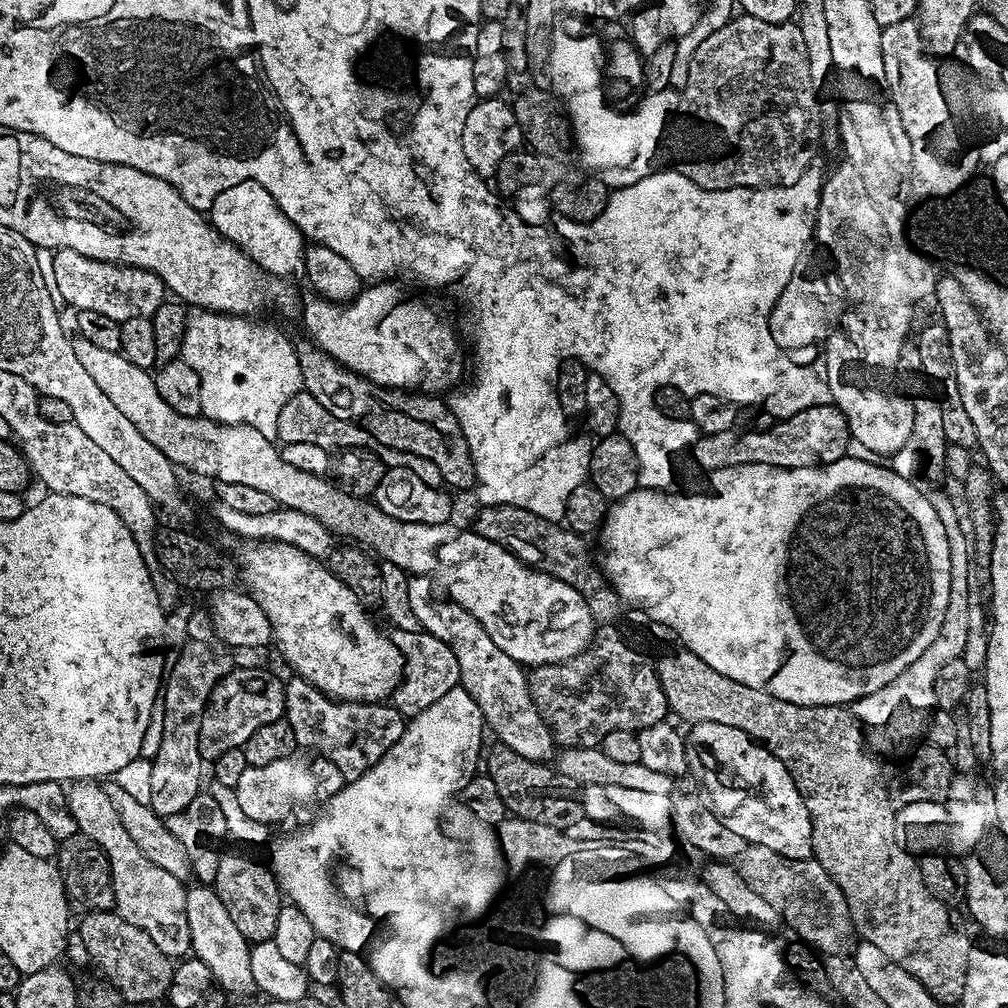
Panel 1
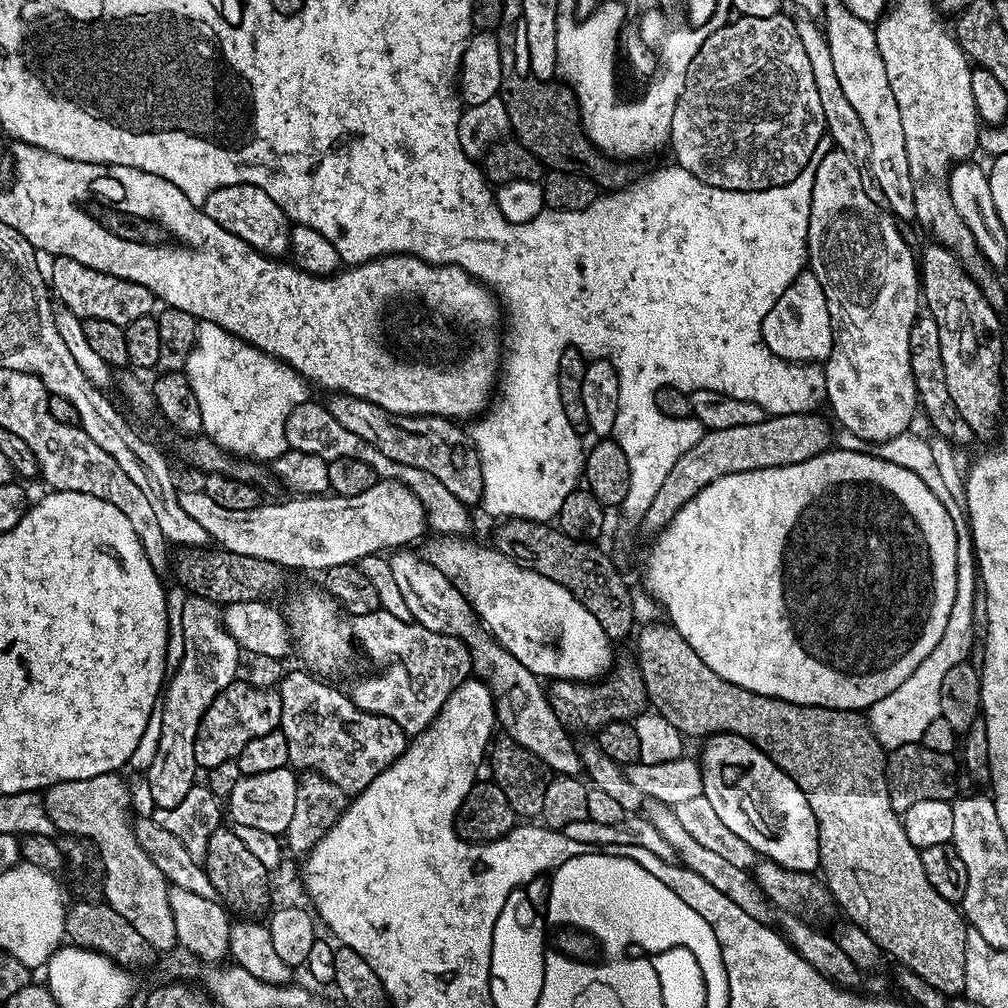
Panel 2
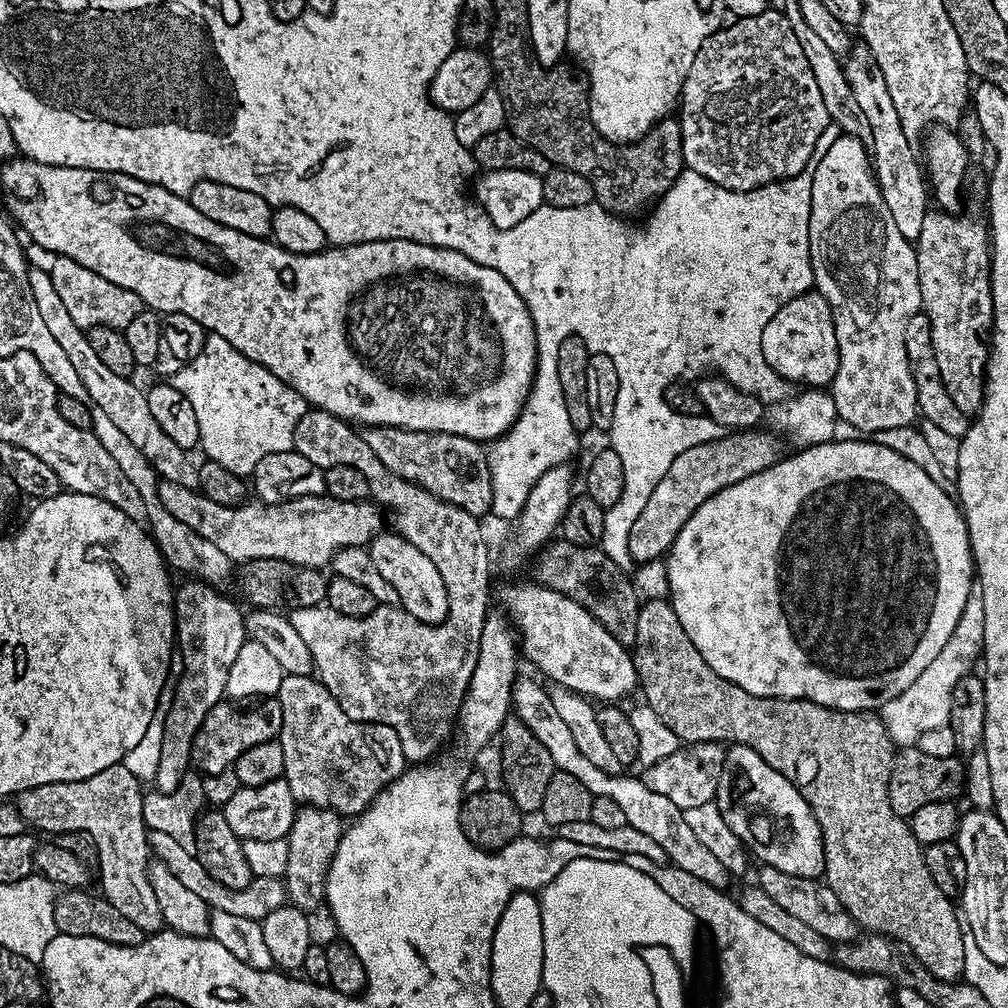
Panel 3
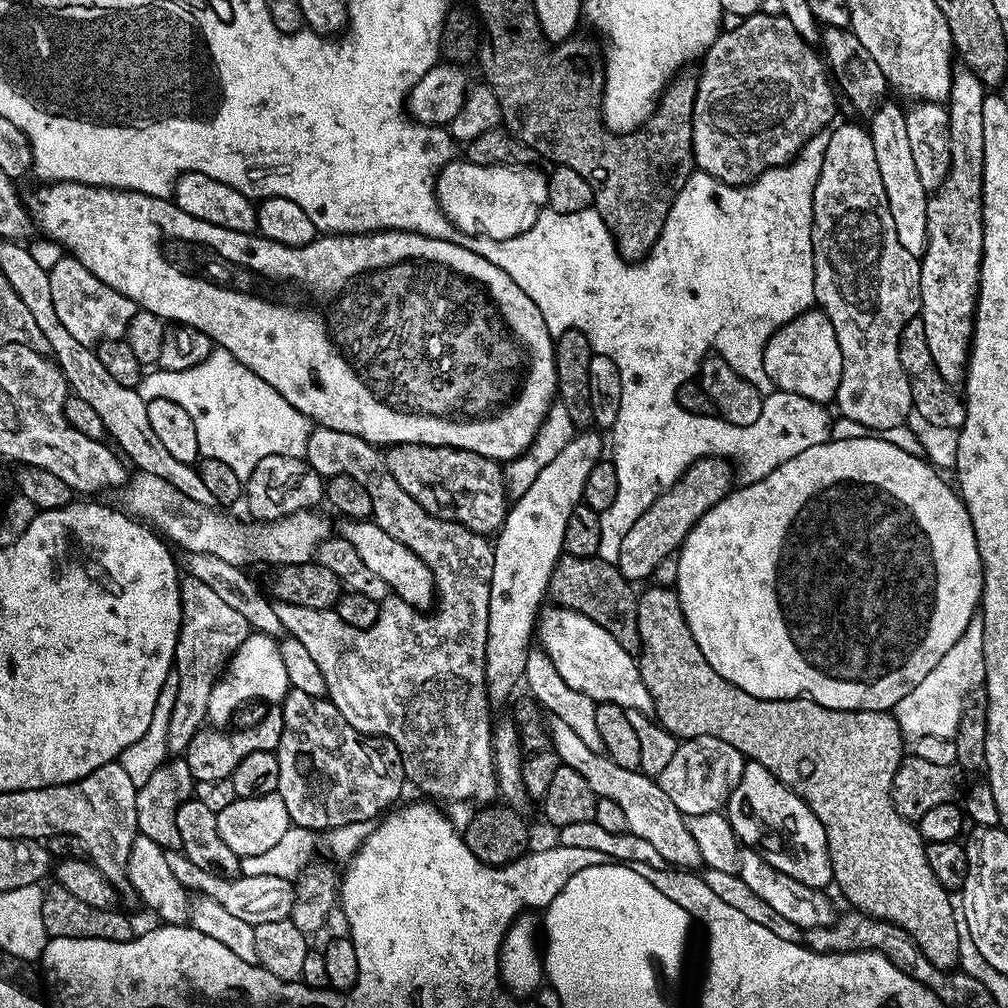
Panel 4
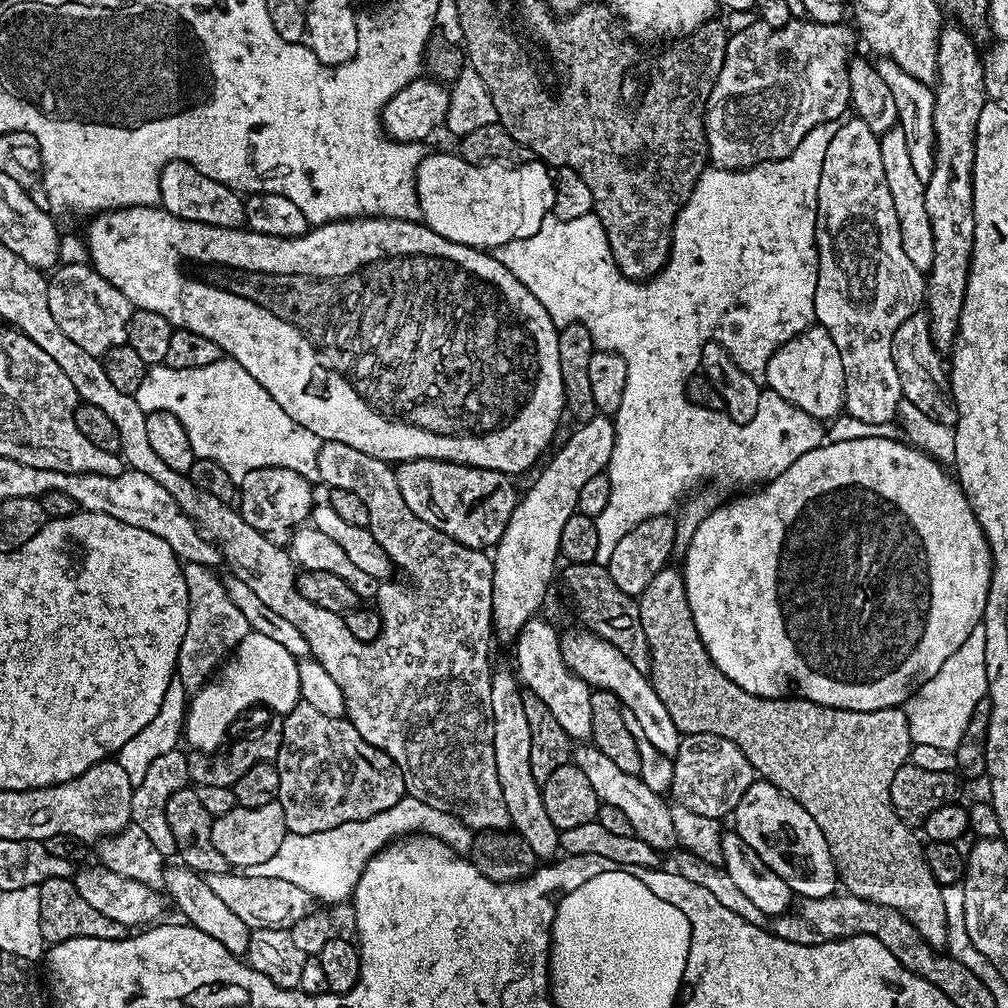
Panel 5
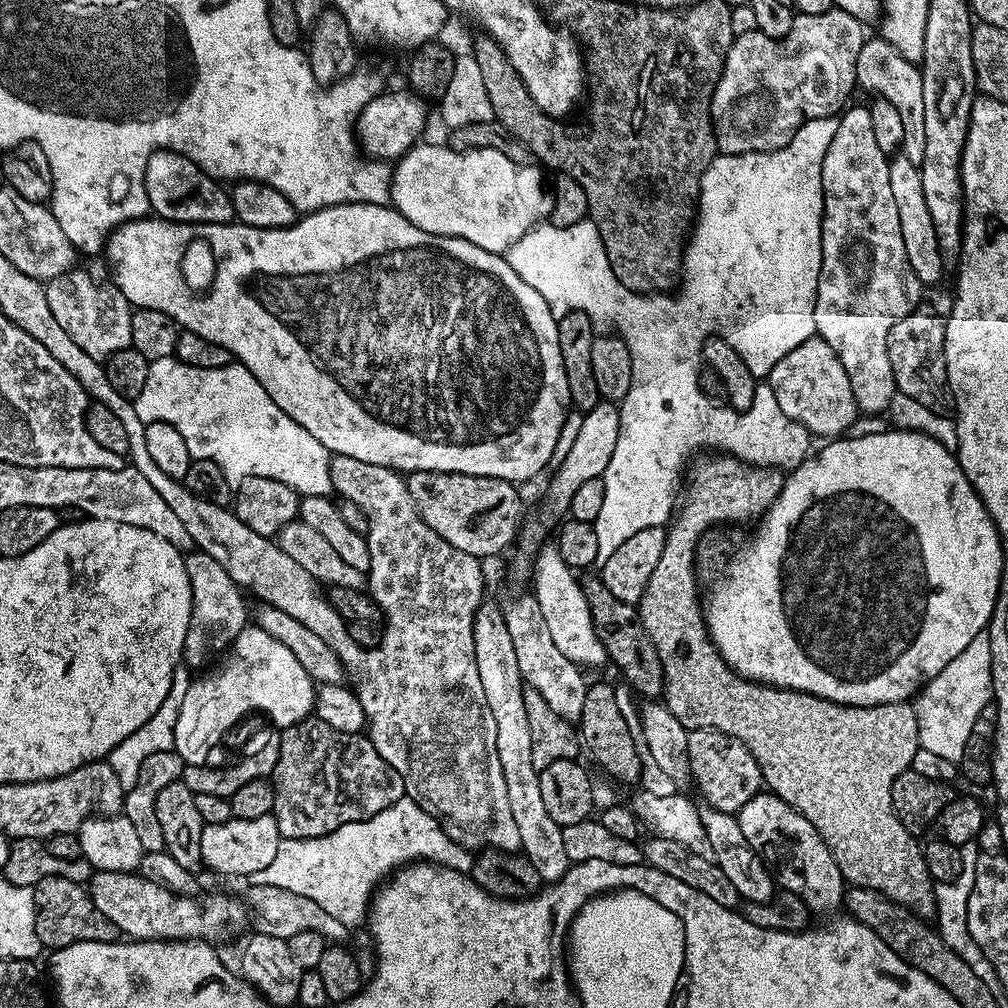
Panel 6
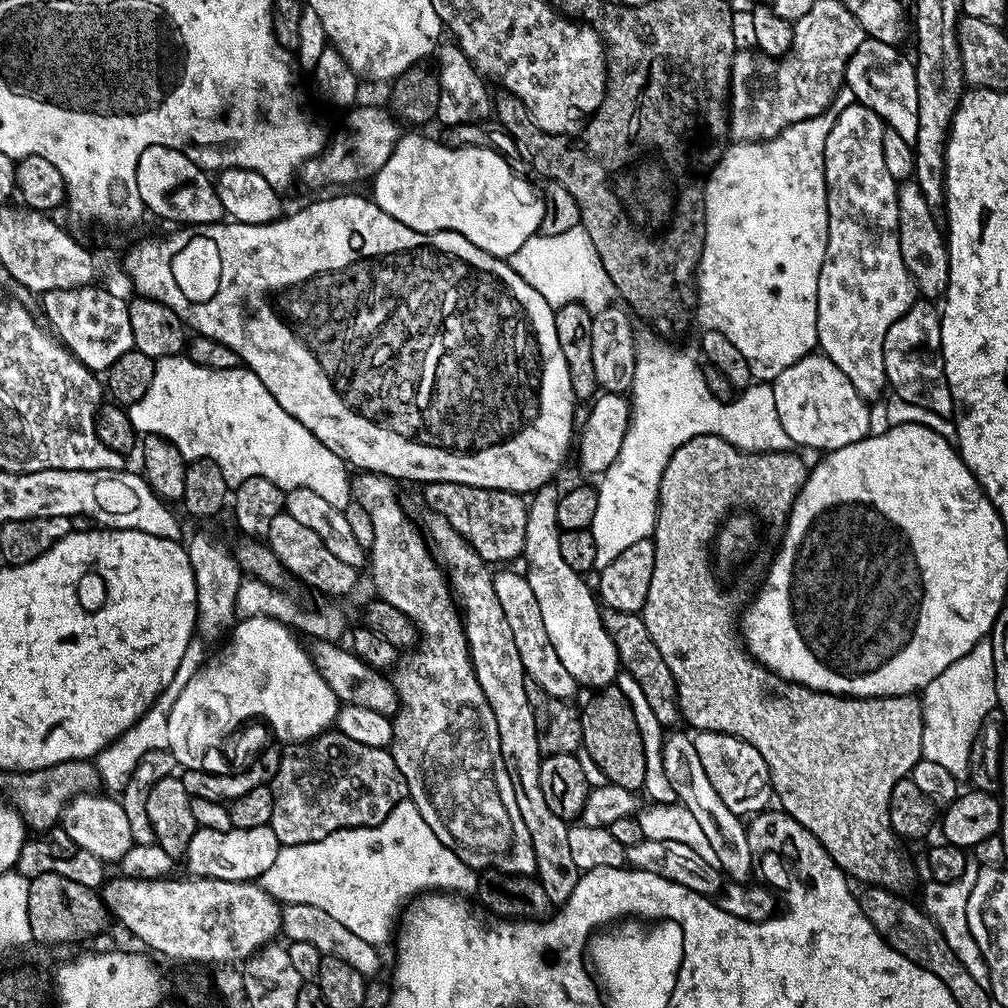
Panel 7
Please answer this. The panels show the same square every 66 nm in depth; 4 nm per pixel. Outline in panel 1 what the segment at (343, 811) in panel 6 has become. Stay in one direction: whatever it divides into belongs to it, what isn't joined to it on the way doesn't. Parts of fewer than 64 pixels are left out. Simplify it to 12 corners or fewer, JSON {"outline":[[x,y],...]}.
{"outline":[[289,679],[283,719],[345,778],[402,738],[391,703],[334,700]]}

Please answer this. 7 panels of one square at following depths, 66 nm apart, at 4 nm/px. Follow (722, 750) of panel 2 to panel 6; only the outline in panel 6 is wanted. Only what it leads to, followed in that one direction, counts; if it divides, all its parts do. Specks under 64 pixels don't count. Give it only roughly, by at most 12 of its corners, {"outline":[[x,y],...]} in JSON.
{"outline":[[771,794],[736,814],[779,887],[832,908],[846,881],[818,830]]}

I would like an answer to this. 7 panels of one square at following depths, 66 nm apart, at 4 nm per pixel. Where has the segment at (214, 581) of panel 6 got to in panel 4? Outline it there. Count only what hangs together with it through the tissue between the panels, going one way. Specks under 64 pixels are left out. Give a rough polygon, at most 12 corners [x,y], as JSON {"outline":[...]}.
{"outline":[[180,581],[168,750],[183,757],[250,629],[215,590]]}

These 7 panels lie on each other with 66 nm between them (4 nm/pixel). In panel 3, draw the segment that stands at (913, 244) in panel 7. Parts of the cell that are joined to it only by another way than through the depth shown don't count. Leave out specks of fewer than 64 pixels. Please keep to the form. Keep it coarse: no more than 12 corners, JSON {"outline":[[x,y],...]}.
{"outline":[[871,52],[843,67],[870,122],[870,159],[902,238],[914,242],[930,210],[921,161],[898,122]]}

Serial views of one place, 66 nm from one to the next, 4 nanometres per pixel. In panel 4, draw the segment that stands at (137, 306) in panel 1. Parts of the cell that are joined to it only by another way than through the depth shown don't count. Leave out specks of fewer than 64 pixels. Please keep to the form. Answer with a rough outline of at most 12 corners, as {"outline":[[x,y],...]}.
{"outline":[[82,262],[48,268],[58,320],[78,342],[118,340],[136,303]]}

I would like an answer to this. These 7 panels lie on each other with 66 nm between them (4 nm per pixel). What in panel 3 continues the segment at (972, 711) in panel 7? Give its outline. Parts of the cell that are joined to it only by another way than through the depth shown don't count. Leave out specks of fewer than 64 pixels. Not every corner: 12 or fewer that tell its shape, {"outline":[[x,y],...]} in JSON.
{"outline":[[969,596],[954,634],[878,710],[896,746],[948,723],[954,686],[977,667],[986,612]]}

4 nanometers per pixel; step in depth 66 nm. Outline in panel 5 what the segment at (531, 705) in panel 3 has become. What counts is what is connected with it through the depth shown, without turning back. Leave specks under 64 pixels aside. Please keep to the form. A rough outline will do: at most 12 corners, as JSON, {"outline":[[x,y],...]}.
{"outline":[[593,744],[572,762],[601,803],[659,852],[677,843],[671,805]]}

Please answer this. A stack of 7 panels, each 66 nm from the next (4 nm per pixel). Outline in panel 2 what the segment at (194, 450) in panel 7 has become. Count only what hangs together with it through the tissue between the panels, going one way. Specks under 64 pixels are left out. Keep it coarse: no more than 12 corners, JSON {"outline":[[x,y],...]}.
{"outline":[[214,322],[183,371],[236,458],[289,451],[309,381]]}

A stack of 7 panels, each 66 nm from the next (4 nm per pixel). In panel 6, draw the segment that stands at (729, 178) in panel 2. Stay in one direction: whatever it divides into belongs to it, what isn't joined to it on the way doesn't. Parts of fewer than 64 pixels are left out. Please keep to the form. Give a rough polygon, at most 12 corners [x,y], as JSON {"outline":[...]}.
{"outline":[[834,6],[739,33],[712,95],[717,149],[786,147],[837,115],[866,39]]}

